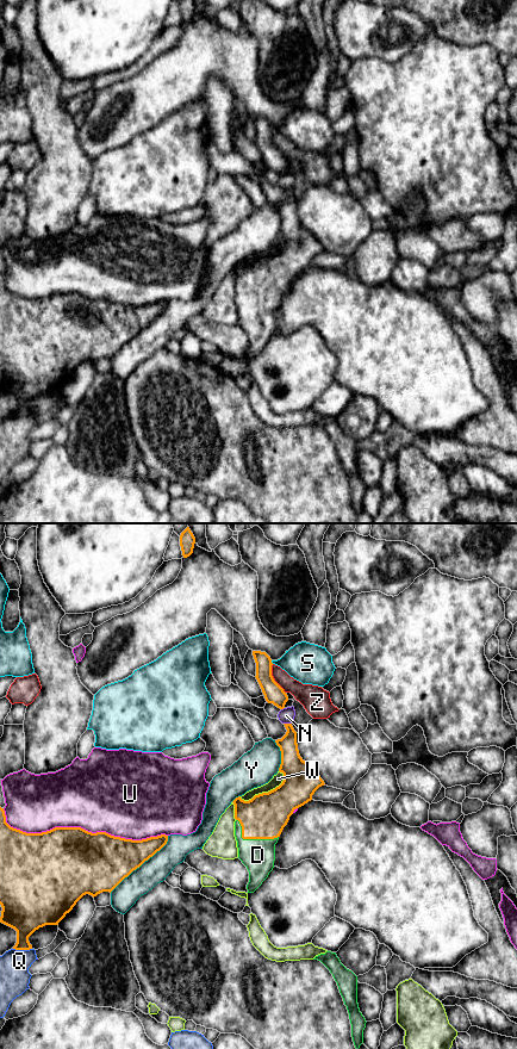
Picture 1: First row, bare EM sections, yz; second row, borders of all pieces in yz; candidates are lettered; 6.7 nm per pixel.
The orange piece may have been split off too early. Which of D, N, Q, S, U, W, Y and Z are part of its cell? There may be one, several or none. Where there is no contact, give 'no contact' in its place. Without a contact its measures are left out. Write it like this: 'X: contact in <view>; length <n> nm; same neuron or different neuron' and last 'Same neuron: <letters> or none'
D: contact in yz; length 320 nm; same neuron
N: contact in yz; length 60 nm; different neuron
Q: contact in yz; length 130 nm; different neuron
S: contact in yz; length 30 nm; different neuron
U: contact in yz; length 1150 nm; different neuron
W: contact in yz; length 340 nm; different neuron
Y: contact in yz; length 550 nm; different neuron
Z: contact in yz; length 220 nm; different neuron
Same neuron: D

